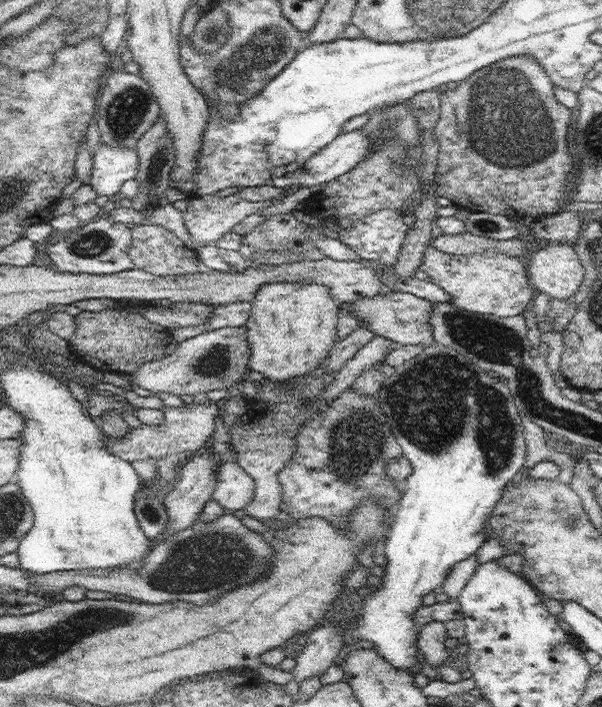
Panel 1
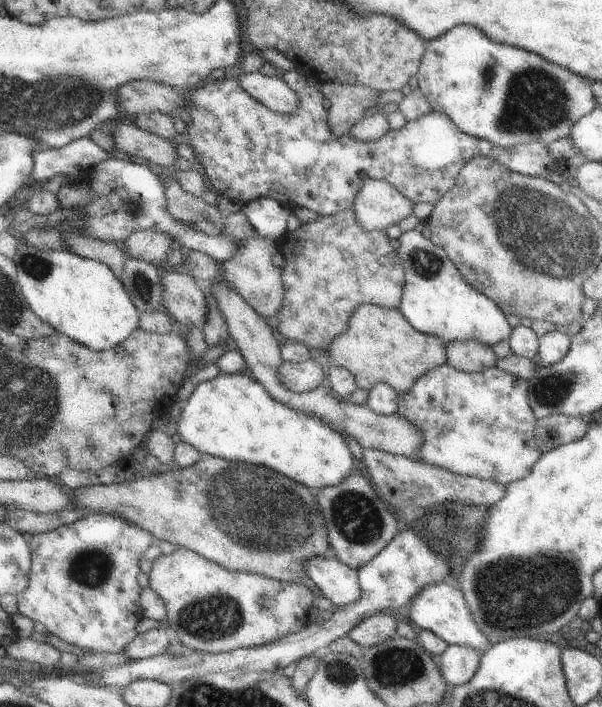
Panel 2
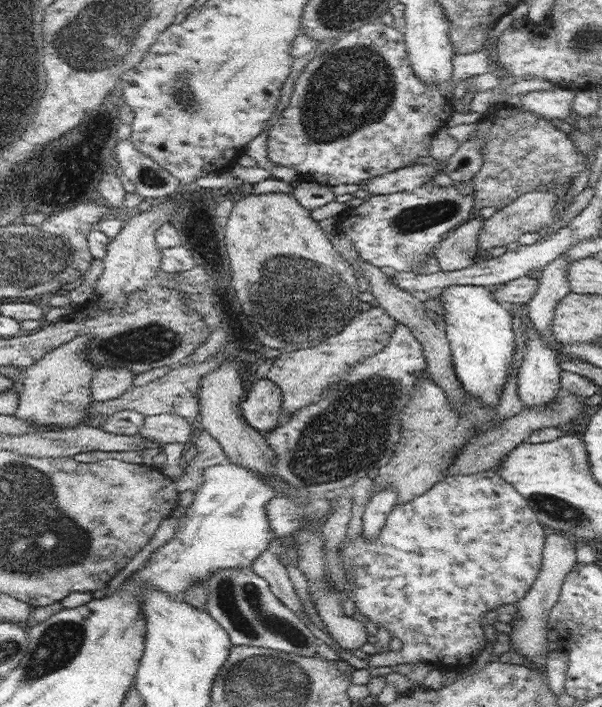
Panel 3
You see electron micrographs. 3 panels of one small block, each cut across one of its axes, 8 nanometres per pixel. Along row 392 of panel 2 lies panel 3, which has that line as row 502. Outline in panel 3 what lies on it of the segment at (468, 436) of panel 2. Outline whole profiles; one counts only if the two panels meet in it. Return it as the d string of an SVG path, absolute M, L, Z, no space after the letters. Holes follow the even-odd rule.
M491 469L470 475L451 475L440 480L428 492L424 492L414 500L410 500L406 504L398 504L388 514L386 524L380 529L374 541L367 541L362 534L354 539L345 539L340 545L339 555L344 570L354 574L354 588L349 592L349 598L354 601L357 615L365 621L371 620L377 626L384 626L386 630L389 630L391 636L395 636L402 641L400 651L390 650L378 654L375 665L394 666L424 660L435 665L436 668L443 666L455 668L456 673L464 672L467 668L470 668L476 662L480 652L485 649L487 643L487 637L482 627L482 618L490 610L500 608L502 604L518 602L531 590L532 584L538 579L538 573L542 569L542 555L548 533L546 526L538 521L536 514L530 509L529 504L519 492L506 480L503 480L499 472L494 472L494 469Z

